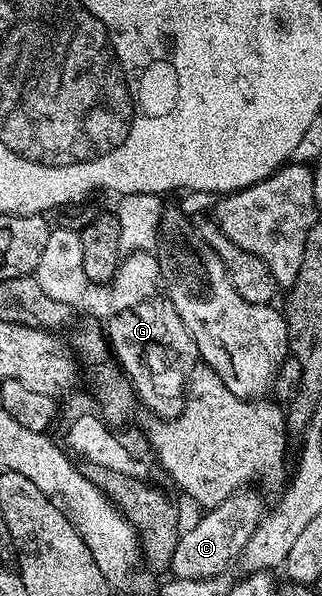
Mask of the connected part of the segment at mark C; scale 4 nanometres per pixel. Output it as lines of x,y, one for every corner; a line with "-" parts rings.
253,490
233,492
219,506
208,509
198,524
178,535
171,572
179,580
207,580
211,576
220,576
232,560
236,561
247,546
251,534
259,526
262,516
267,511
267,504
261,501
261,496

